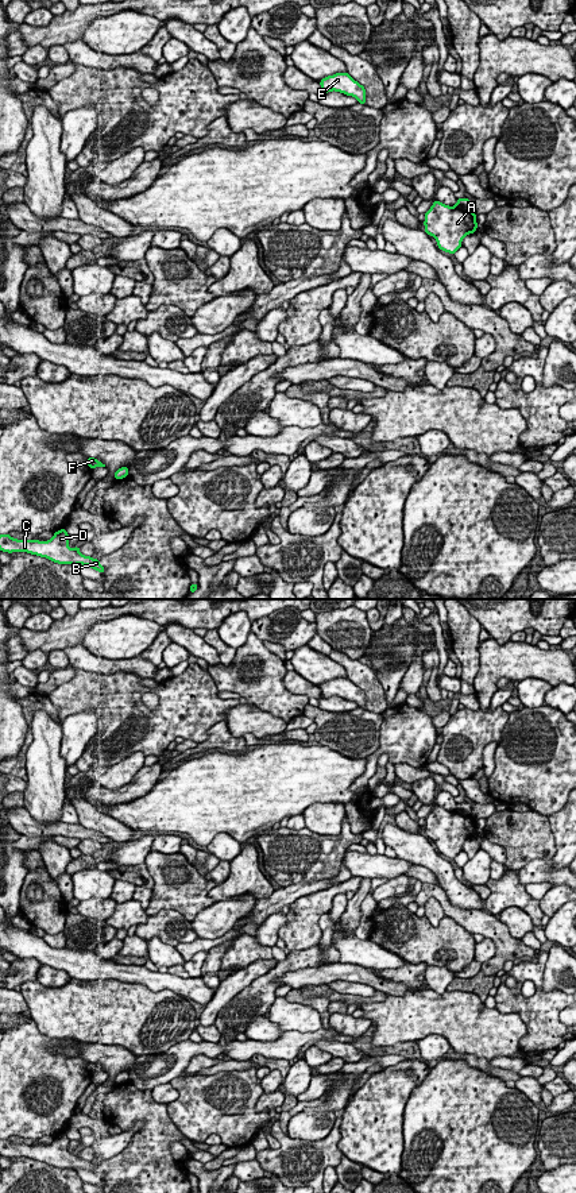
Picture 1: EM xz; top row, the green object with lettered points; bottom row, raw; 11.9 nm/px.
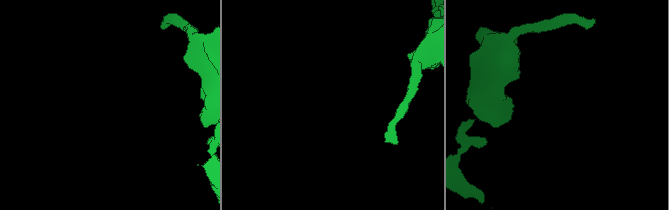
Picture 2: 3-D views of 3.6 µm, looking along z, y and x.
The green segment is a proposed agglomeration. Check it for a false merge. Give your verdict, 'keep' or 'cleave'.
cleave

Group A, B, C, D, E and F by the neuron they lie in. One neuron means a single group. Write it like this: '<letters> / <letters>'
A / B C D E F

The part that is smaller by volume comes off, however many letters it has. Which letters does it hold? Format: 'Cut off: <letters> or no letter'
Cut off: A

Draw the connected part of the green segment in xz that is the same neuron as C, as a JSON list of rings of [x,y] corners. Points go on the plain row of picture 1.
[[[61,1134],[54,1138],[53,1143],[49,1146],[39,1144],[16,1144],[9,1139],[0,1139],[0,1155],[3,1157],[27,1157],[40,1162],[46,1162],[58,1169],[82,1169],[93,1174],[97,1174],[100,1178],[105,1173],[100,1169],[98,1163],[85,1161],[80,1158],[80,1151],[69,1153],[69,1139],[66,1134]]]

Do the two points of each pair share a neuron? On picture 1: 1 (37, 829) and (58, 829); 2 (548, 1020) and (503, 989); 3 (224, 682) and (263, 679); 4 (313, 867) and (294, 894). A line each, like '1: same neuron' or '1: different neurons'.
1: same neuron
2: same neuron
3: same neuron
4: different neurons

